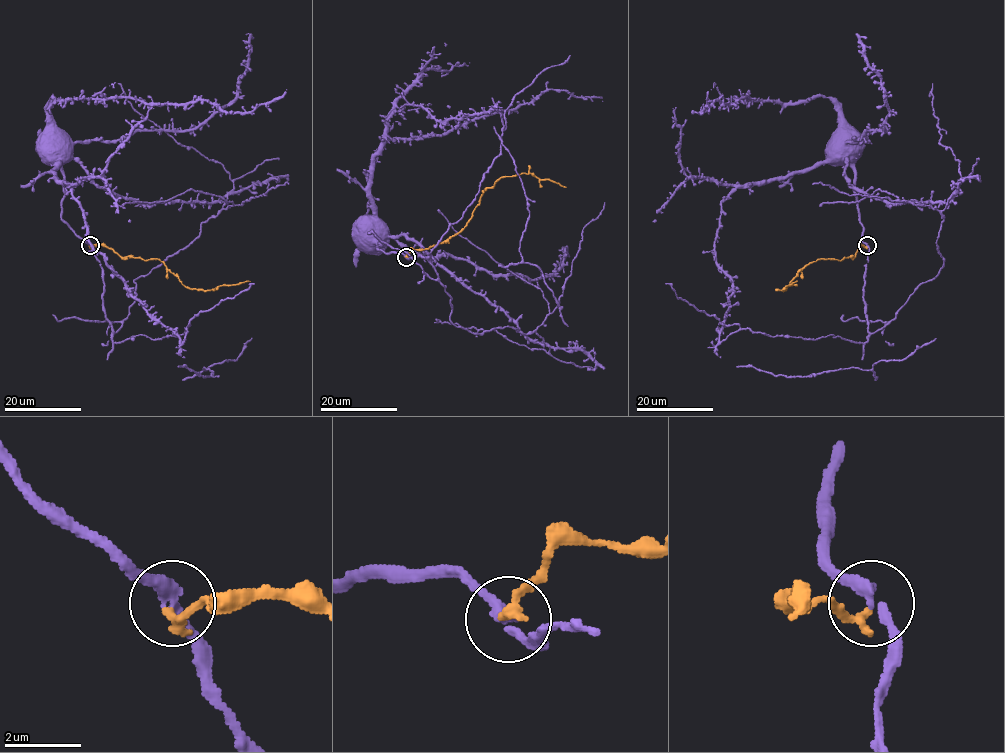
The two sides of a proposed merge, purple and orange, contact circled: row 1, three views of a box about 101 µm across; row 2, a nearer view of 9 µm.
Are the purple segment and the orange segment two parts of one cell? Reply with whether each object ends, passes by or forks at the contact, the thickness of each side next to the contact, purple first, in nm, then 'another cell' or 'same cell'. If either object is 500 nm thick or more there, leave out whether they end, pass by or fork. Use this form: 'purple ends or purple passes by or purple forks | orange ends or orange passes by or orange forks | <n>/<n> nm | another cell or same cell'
purple passes by | orange ends | 280/260 nm | another cell

